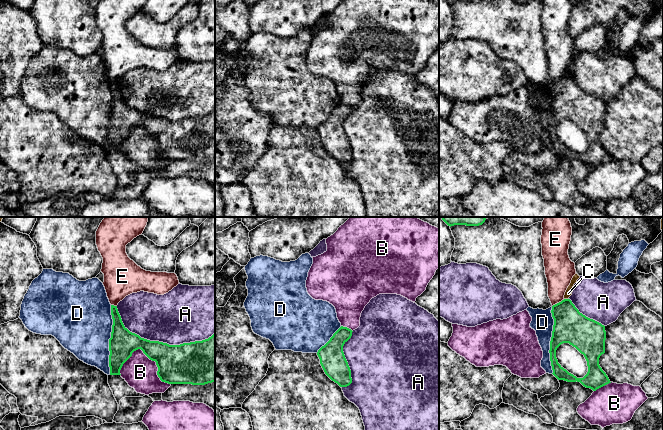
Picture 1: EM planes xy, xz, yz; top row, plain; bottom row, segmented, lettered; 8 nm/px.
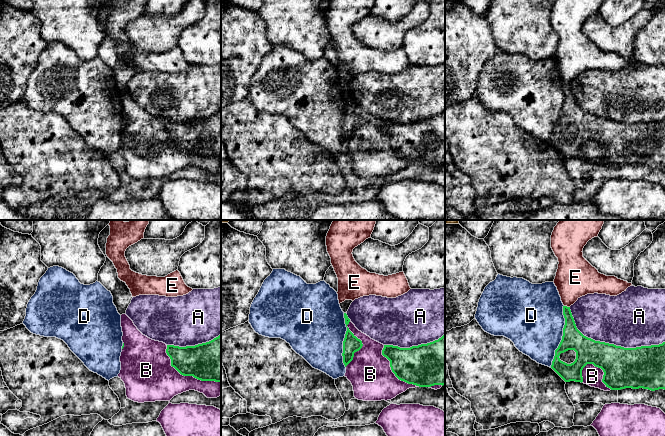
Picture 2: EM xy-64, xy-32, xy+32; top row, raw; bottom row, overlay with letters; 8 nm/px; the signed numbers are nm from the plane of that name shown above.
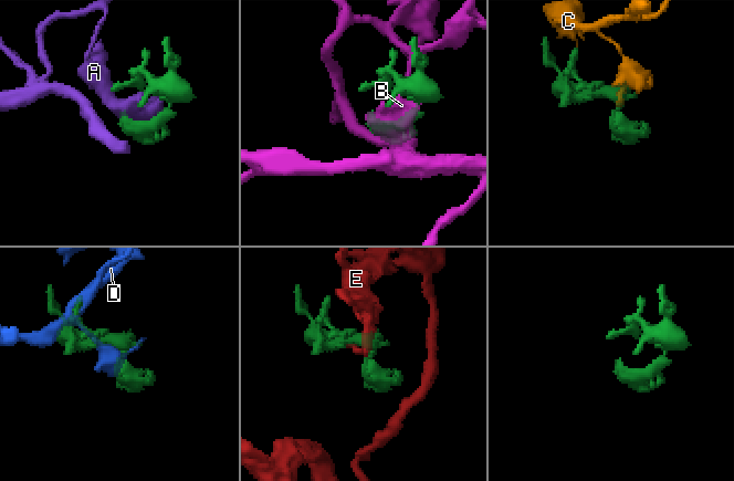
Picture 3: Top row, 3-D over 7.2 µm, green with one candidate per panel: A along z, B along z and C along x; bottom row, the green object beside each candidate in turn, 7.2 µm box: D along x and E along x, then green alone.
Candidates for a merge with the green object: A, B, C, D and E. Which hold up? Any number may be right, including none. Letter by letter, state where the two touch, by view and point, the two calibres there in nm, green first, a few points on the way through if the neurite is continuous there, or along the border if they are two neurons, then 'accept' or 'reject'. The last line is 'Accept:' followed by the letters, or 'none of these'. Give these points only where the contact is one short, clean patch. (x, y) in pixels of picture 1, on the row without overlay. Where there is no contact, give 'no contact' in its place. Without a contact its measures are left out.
A: xy (160, 118) | 320/420 nm | reject
B: xy (149, 134) | 320/260 nm | reject
C: yz (566, 75) | 280/60 nm | reject
D: xy (109, 116) | 220/460 nm | reject
E: yz (559, 78) | 280/240 nm | reject
Accept: none of these

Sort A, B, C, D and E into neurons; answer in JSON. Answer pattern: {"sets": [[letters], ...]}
{"sets": [["A"], ["B"], ["C"], ["D"], ["E"]]}

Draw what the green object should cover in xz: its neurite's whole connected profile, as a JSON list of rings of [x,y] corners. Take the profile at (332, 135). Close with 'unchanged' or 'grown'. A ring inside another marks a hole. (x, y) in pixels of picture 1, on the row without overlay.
[[[341,102],[317,128],[325,150],[340,163],[352,159],[351,146],[343,128],[343,122],[351,114],[352,108]]]; unchanged

